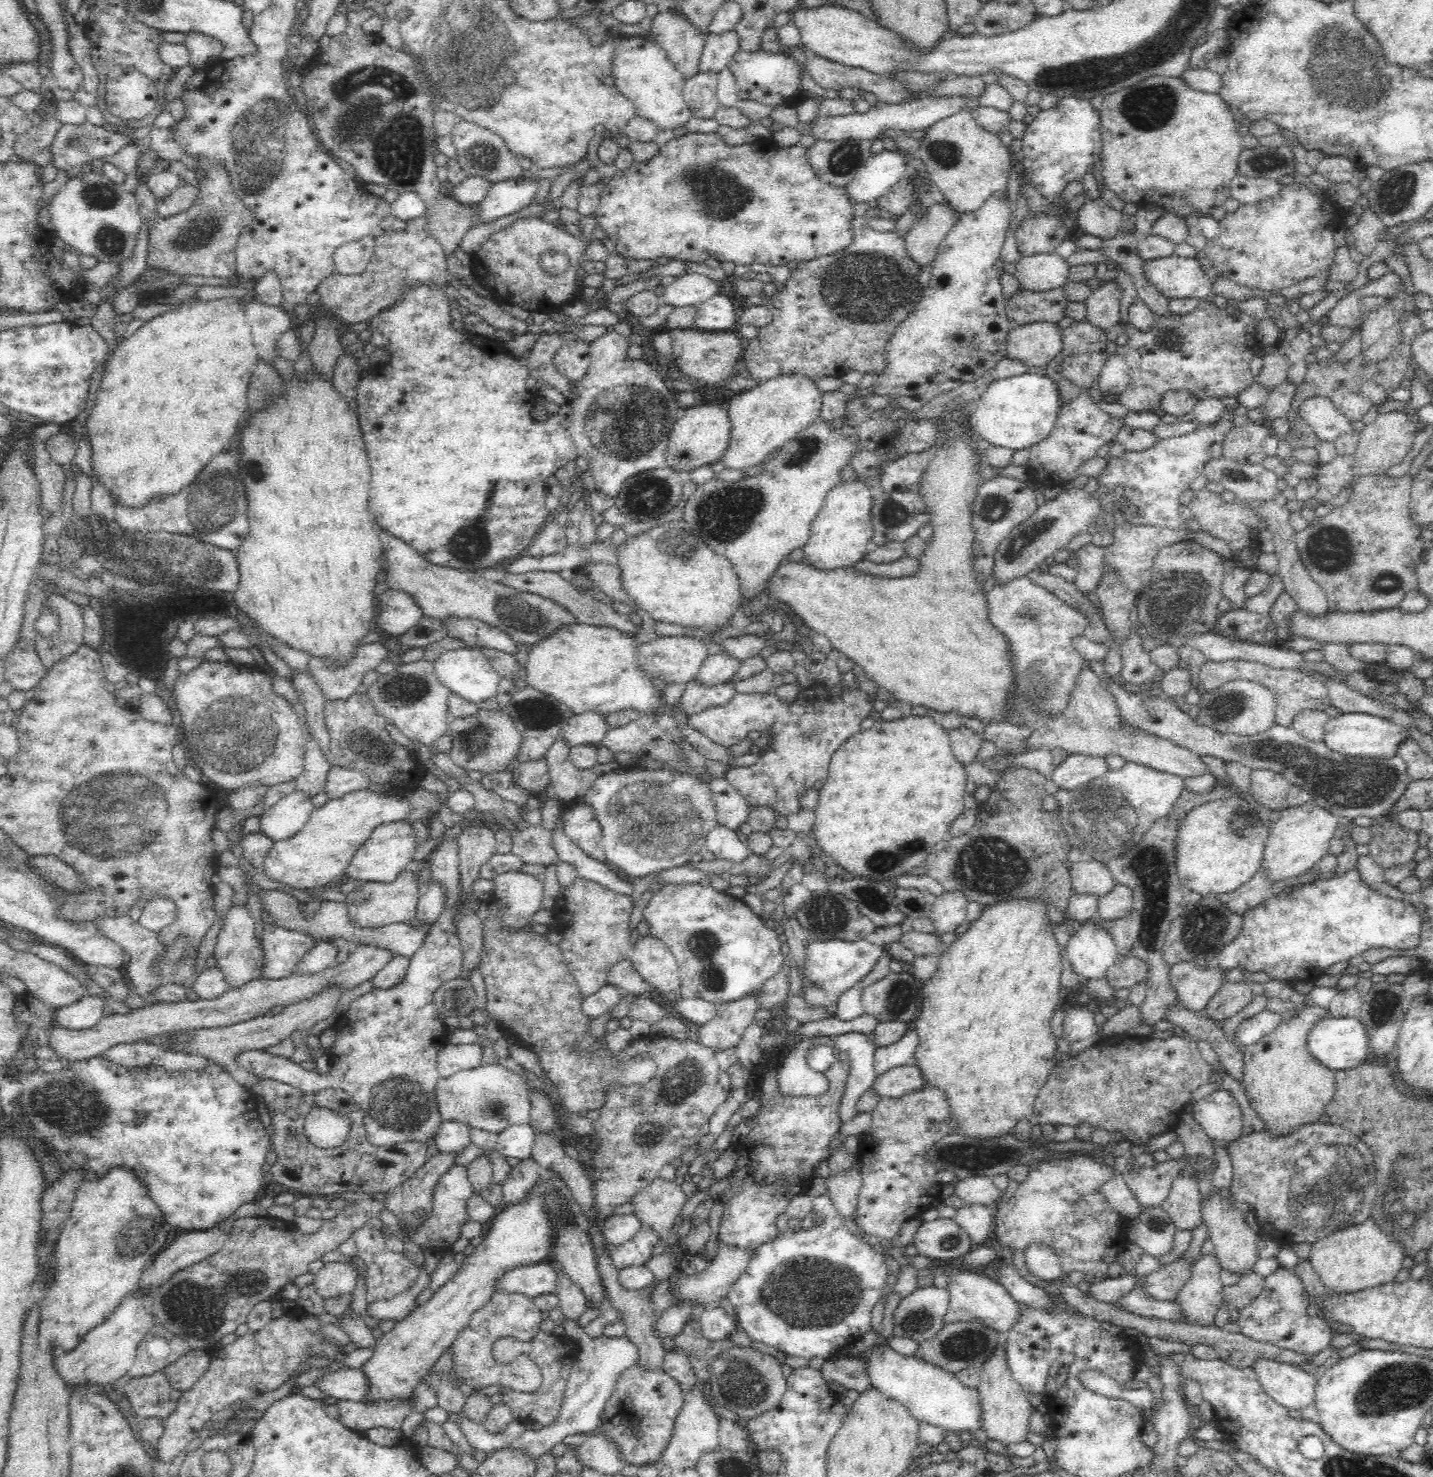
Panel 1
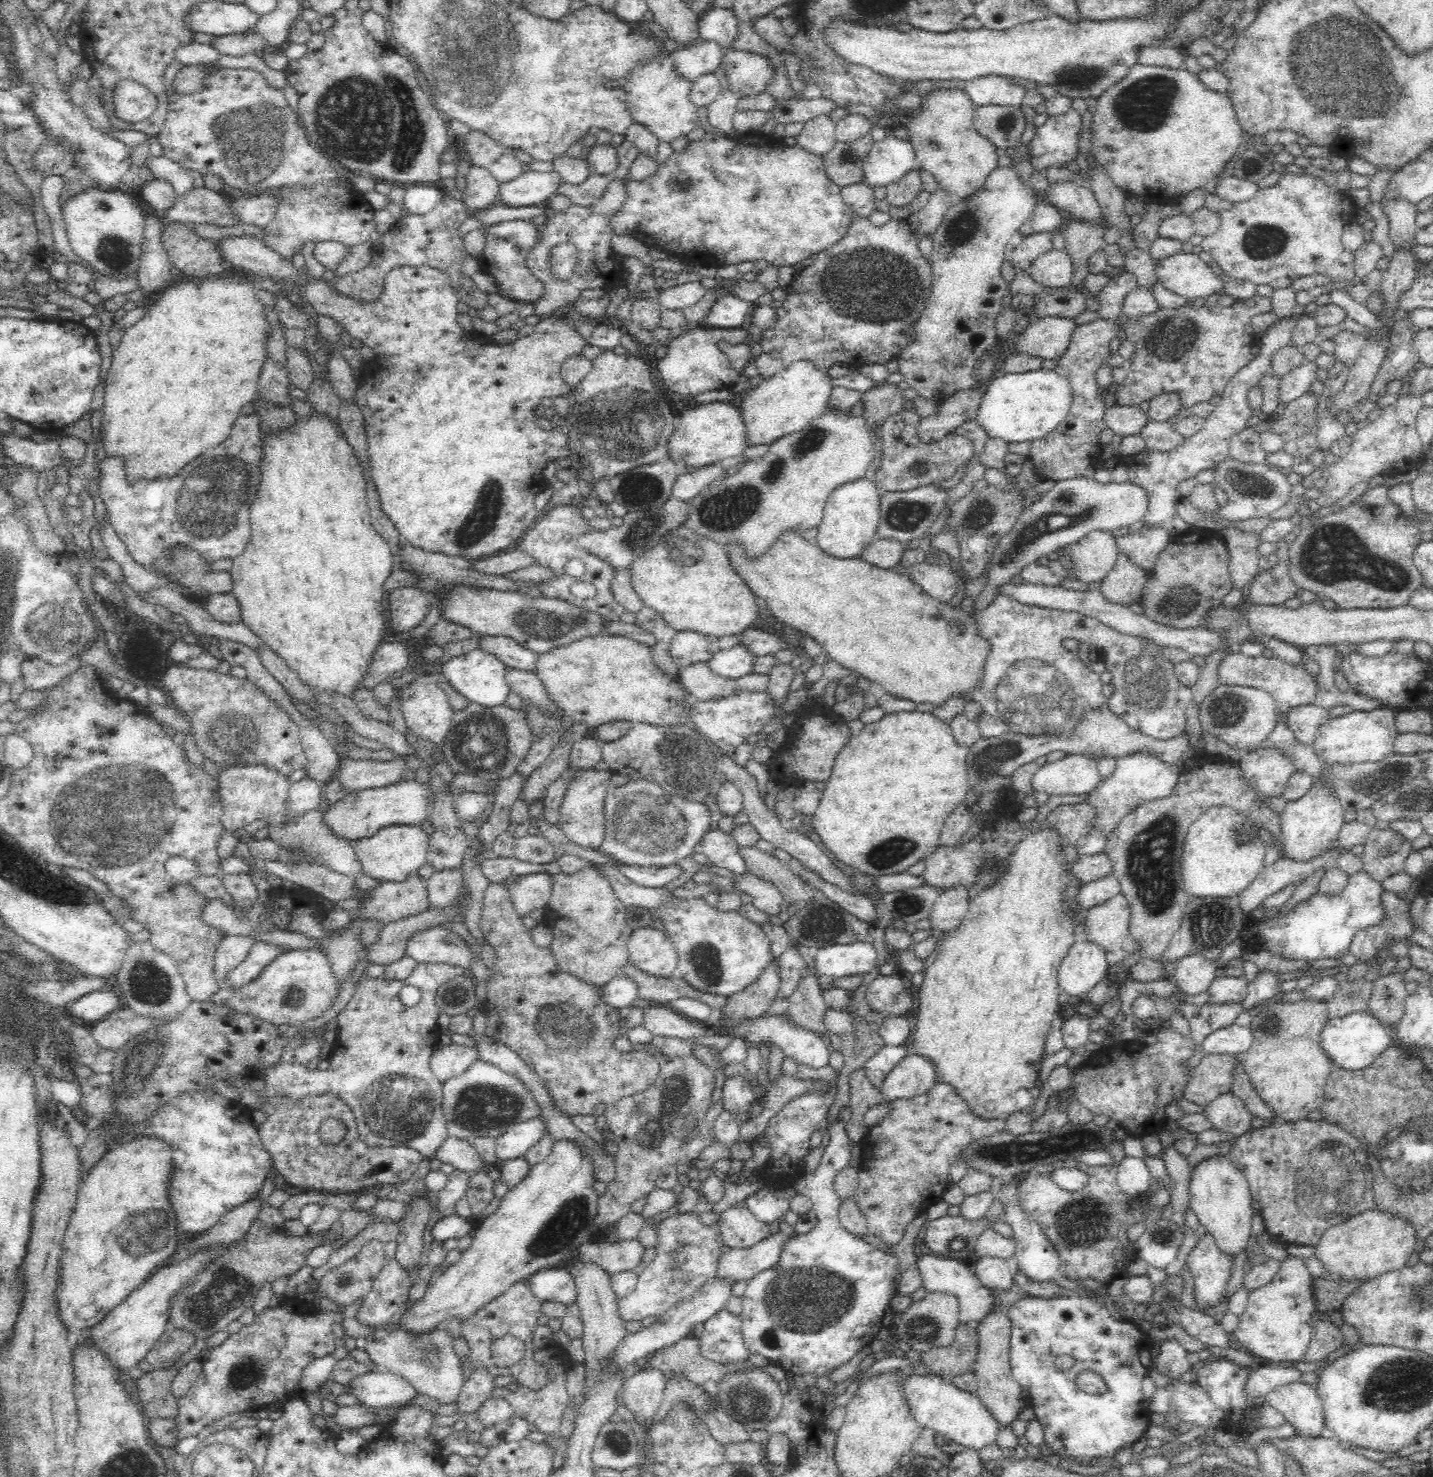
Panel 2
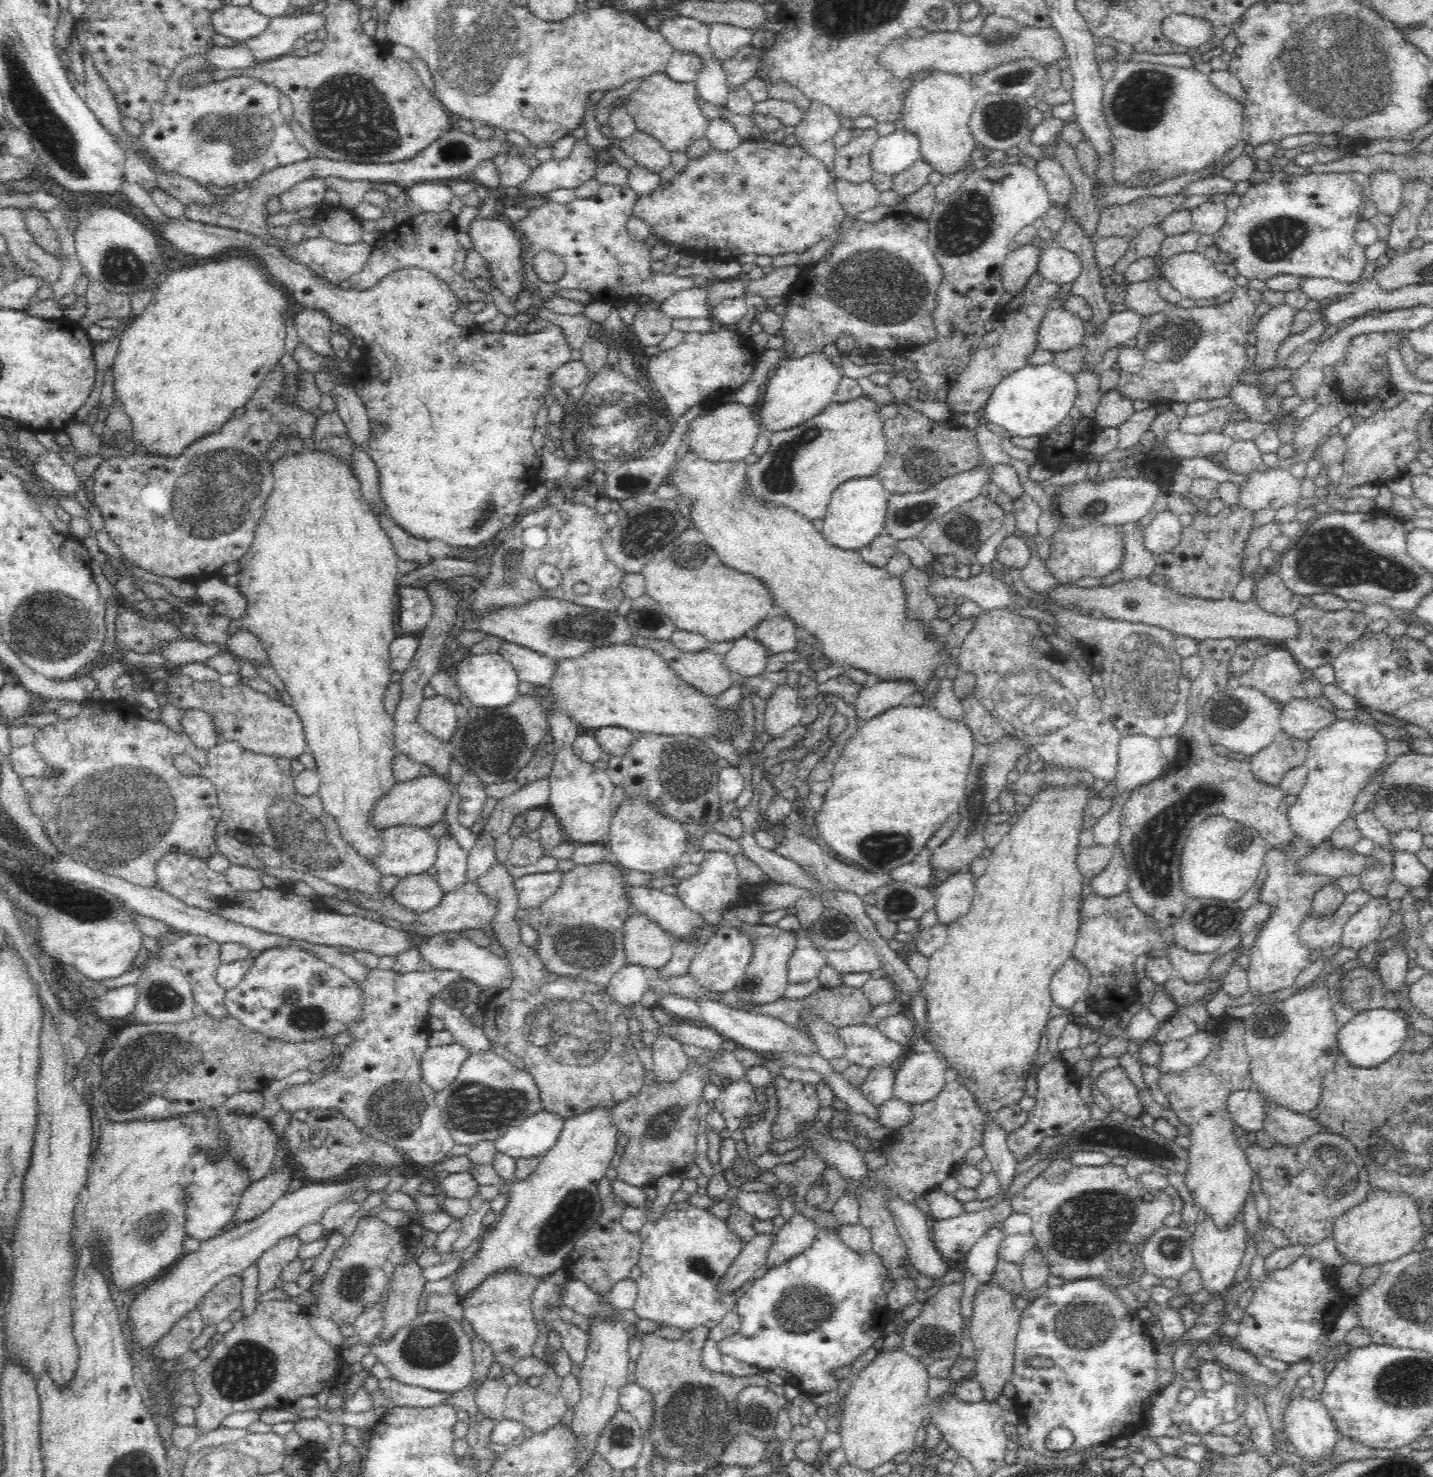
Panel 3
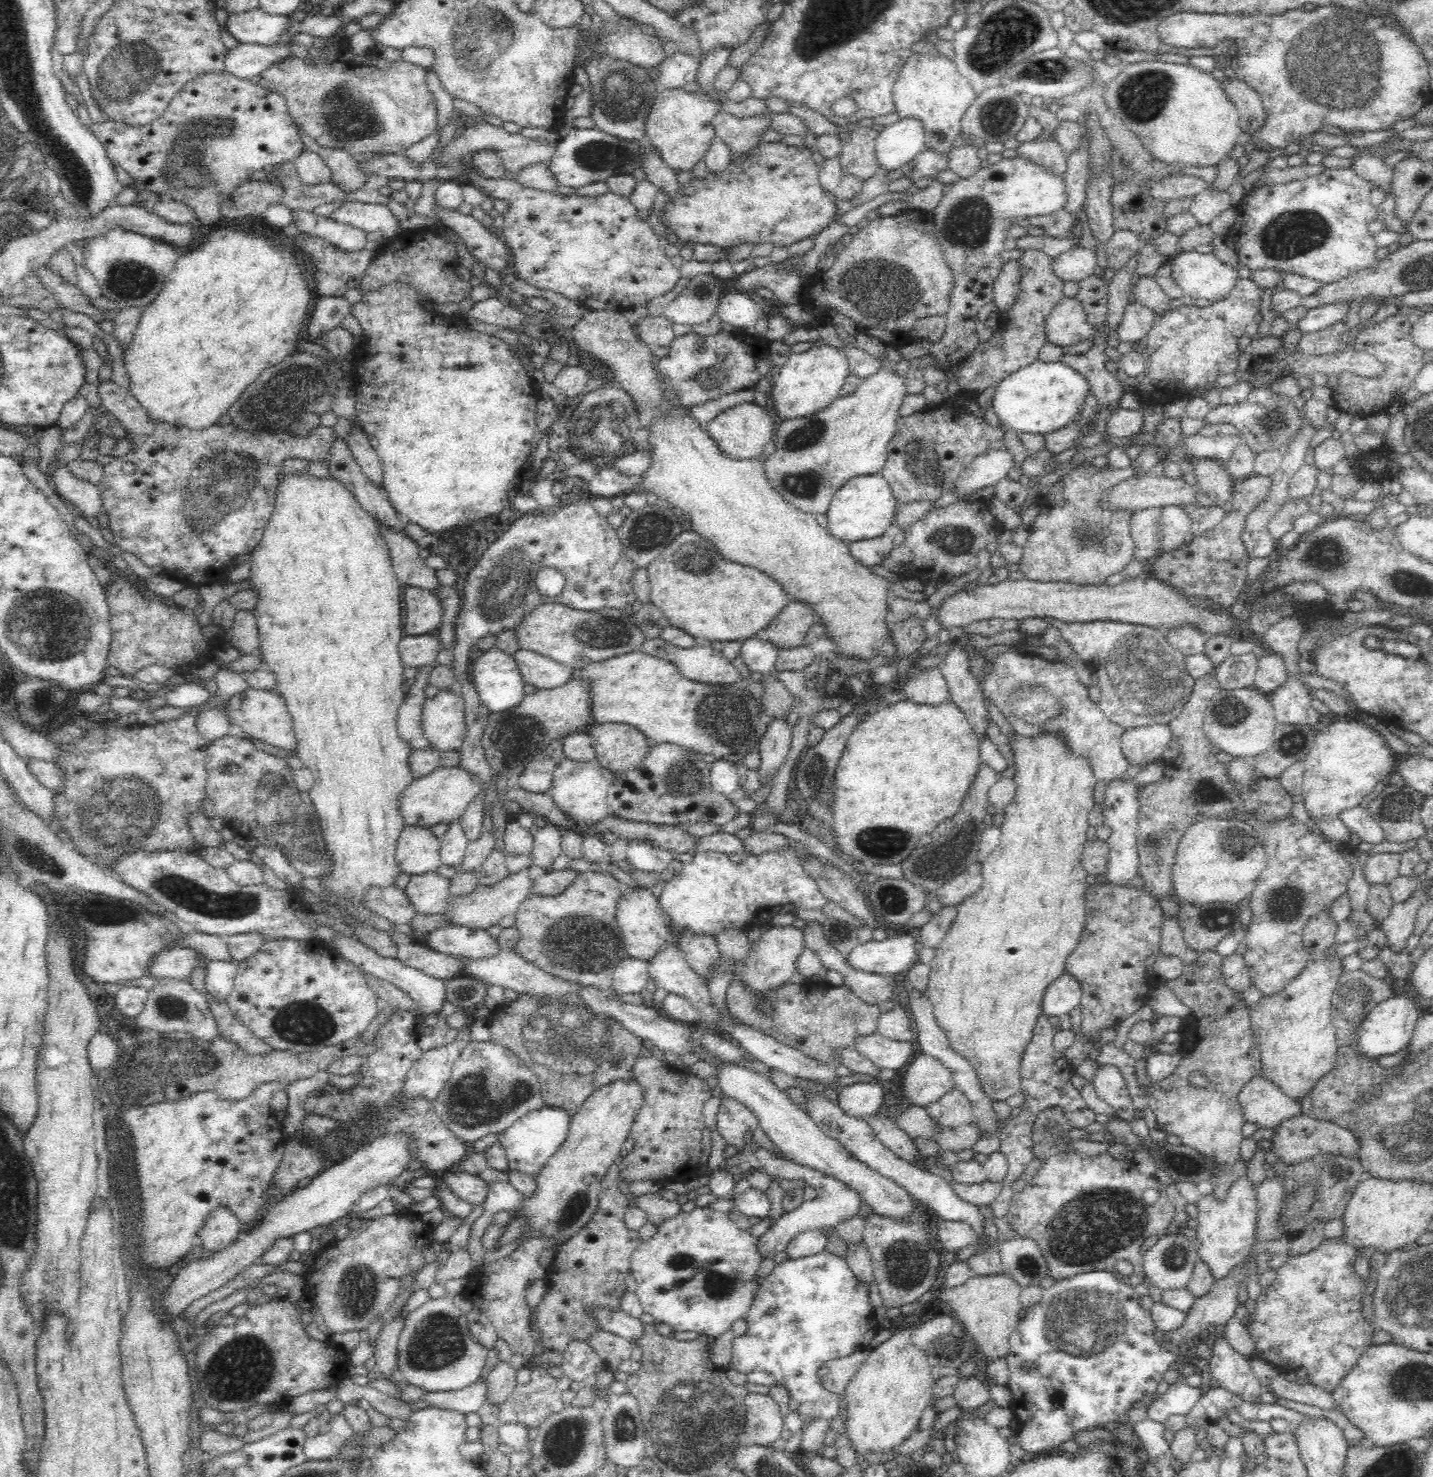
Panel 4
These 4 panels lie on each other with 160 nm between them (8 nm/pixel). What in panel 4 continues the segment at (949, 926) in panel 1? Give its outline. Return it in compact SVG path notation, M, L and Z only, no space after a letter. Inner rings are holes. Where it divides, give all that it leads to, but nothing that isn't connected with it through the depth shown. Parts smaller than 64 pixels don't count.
M974 862L966 867L964 872L957 874L954 878L947 880L935 894L939 897L942 904L954 906L960 904L964 898L968 898L970 894L978 892L983 883L981 871L981 863Z

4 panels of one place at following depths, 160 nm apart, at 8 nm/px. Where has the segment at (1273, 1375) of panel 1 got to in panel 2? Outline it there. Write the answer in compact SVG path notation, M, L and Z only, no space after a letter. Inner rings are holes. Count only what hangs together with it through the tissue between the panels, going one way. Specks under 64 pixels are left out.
M1298 1380L1275 1388L1265 1400L1294 1427L1294 1436L1320 1438L1326 1429L1324 1406L1315 1385Z

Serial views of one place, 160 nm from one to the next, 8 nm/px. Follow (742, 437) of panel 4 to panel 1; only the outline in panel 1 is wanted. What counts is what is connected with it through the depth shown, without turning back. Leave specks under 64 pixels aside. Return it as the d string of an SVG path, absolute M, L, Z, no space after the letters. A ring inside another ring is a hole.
M722 404L682 409L669 434L665 455L668 465L674 471L686 474L700 466L718 466L728 450L730 431L731 420Z

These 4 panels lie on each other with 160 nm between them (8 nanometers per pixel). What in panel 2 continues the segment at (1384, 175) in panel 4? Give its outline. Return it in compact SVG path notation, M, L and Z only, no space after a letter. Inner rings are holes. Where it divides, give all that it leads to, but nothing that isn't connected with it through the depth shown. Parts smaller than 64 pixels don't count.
M1388 198L1381 200L1384 214L1387 216L1389 226L1389 237L1397 248L1407 246L1414 248L1417 244L1414 238L1416 234L1416 224L1414 217L1417 213L1416 204L1412 204L1403 198Z

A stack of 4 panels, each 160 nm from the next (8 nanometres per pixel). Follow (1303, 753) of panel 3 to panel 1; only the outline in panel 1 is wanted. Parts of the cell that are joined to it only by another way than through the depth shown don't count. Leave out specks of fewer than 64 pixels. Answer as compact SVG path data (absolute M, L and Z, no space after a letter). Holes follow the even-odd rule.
M1254 768L1251 772L1251 794L1258 804L1272 810L1288 807L1287 792L1291 783L1283 774L1269 768Z

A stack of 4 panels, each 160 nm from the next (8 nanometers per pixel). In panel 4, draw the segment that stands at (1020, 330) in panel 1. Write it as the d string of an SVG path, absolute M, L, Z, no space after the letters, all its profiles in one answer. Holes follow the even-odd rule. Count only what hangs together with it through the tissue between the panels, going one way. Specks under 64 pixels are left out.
M1075 296L1062 298L1045 320L1047 340L1062 347L1090 338L1094 330L1082 303Z

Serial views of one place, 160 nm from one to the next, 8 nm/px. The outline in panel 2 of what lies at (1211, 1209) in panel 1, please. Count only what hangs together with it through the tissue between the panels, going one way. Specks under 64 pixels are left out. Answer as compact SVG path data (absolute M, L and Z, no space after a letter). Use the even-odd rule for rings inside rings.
M1210 1156L1198 1162L1190 1170L1188 1180L1189 1208L1196 1213L1205 1230L1215 1238L1222 1252L1236 1256L1250 1241L1250 1224L1255 1216L1252 1210L1252 1195L1246 1175L1236 1168L1228 1156Z

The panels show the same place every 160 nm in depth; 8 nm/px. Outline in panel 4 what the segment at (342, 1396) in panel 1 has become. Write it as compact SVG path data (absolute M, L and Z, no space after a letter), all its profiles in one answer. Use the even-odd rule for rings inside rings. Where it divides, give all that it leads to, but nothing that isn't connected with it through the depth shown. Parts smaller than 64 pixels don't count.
M478 1380L460 1390L428 1393L423 1399L430 1404L430 1407L462 1412L466 1415L478 1413L487 1403L487 1394L487 1382Z

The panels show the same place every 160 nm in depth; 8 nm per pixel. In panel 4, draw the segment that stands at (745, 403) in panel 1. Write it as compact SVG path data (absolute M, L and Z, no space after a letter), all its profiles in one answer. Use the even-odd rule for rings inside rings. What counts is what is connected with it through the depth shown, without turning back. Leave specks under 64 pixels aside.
M820 344L806 352L792 353L778 370L769 391L776 416L782 419L800 418L826 408L839 397L845 378L850 373L846 355L838 347Z

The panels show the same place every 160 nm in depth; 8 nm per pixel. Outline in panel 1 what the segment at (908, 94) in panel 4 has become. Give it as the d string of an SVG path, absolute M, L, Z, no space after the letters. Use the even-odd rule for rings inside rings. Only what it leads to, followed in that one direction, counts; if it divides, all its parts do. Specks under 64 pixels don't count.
M968 107L962 108L953 116L942 118L937 124L930 126L922 140L919 141L919 150L917 150L917 157L922 159L926 165L926 174L942 192L946 202L952 205L958 213L977 210L992 194L1006 196L1008 170L1010 170L1010 164L1015 161L1012 158L1014 154L1010 149L1004 147L1000 136L978 127L976 119L972 117L972 111Z

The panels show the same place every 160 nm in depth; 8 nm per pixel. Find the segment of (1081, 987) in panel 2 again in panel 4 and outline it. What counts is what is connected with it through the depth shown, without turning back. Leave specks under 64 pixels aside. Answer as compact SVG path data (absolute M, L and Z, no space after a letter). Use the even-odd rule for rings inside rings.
M1065 973L1046 988L1041 1007L1044 1016L1060 1017L1070 1014L1080 1004L1080 984L1074 979L1074 976Z

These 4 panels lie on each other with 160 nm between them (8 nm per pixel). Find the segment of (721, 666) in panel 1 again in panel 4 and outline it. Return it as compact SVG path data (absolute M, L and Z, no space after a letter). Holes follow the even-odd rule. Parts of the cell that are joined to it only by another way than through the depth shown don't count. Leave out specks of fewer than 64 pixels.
M750 637L742 640L742 660L755 677L763 676L775 668L779 649L770 641Z

